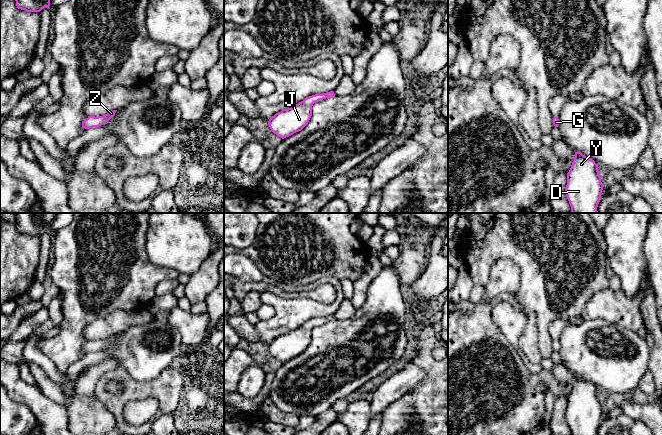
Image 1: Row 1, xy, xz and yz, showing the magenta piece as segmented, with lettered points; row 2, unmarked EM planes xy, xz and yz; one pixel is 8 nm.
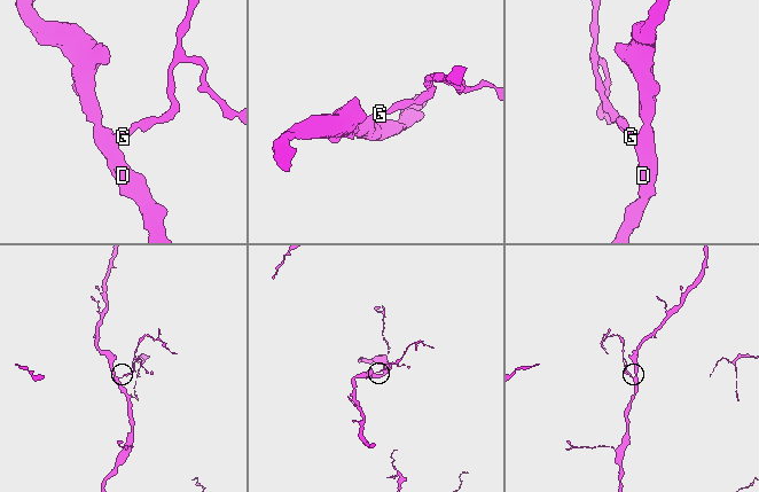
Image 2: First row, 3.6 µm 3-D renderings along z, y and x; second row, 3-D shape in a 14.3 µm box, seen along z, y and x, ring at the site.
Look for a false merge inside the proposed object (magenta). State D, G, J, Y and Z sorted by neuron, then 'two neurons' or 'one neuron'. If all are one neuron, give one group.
D G J Y Z; one neuron

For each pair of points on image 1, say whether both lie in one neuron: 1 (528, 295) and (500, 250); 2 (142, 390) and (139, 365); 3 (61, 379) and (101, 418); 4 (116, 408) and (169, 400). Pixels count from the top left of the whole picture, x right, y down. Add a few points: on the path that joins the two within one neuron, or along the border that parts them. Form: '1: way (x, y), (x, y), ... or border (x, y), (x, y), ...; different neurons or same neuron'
1: way (528, 281), (528, 267), (514, 253); same neuron
2: border (122, 368), (138, 381), (151, 381), (162, 371); different neurons
3: border (77, 379), (77, 384), (73, 390); different neurons
4: way (128, 395), (132, 391), (156, 391); same neuron

